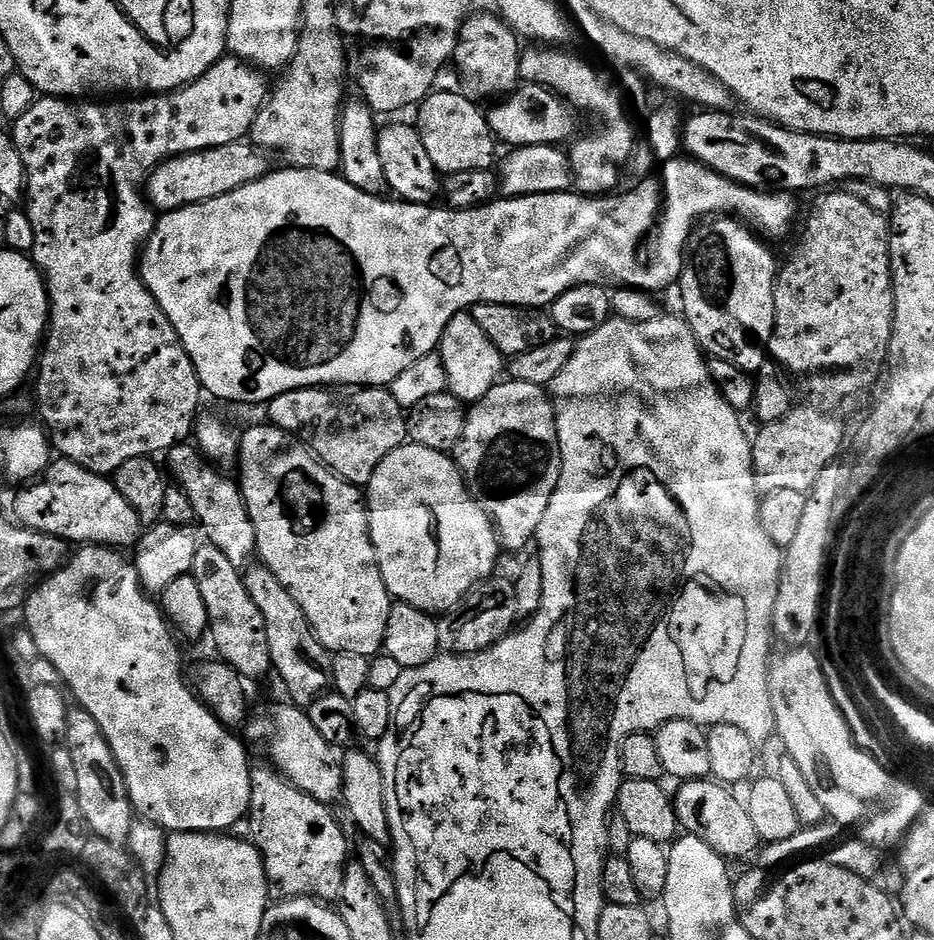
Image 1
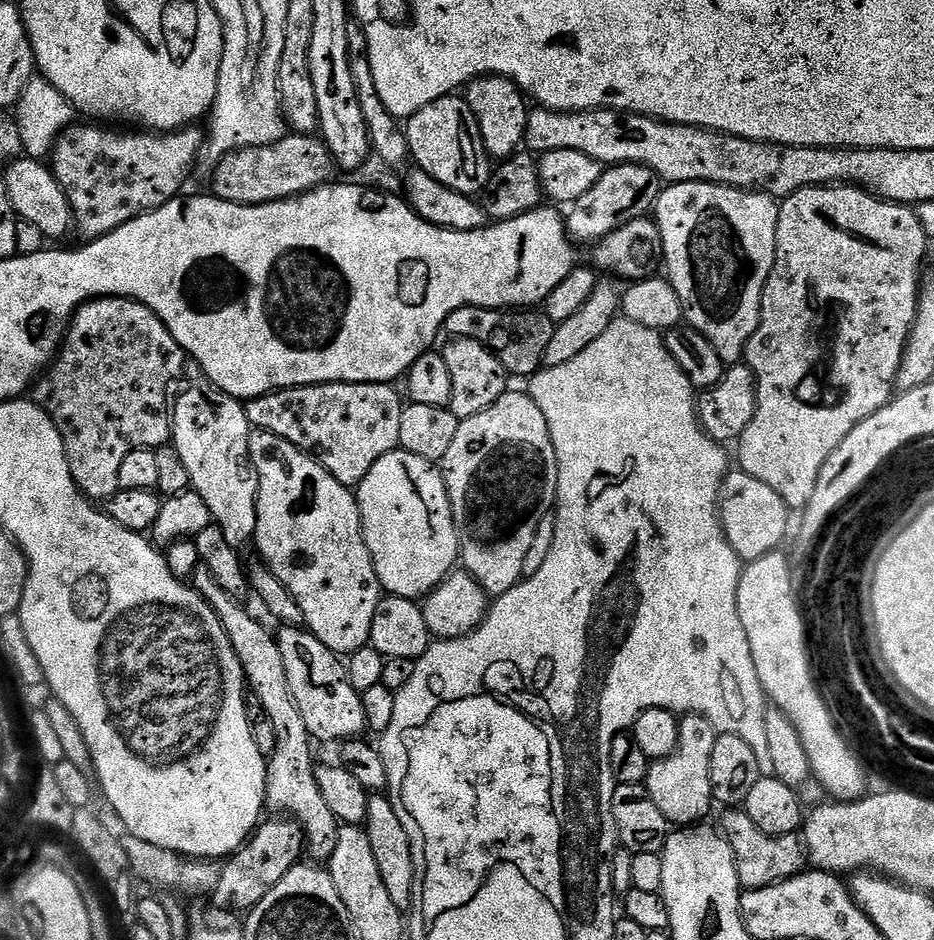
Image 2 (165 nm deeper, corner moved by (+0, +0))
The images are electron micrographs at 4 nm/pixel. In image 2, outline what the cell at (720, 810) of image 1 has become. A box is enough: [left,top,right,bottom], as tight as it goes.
[723,810,806,889]

